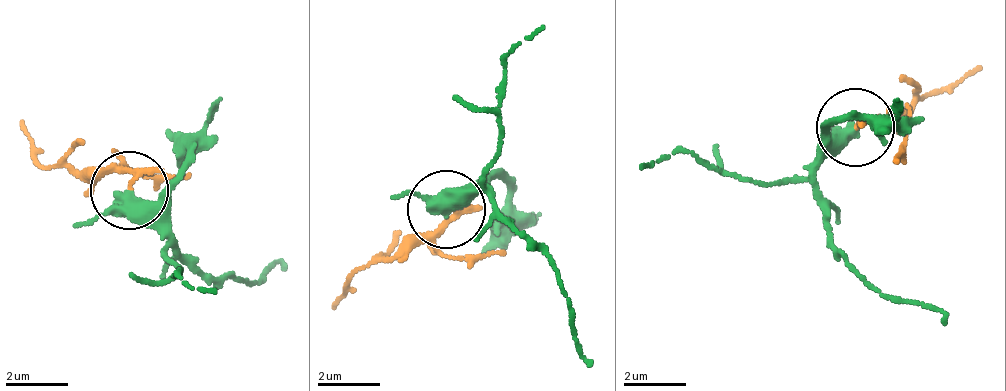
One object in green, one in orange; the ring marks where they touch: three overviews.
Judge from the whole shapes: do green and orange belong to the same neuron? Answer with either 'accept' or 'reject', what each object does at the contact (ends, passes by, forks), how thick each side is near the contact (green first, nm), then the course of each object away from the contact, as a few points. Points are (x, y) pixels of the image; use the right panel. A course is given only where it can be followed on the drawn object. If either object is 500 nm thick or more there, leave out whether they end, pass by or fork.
reject | green passes by | orange passes by | 400/120 nm | green via (853, 130), (812, 175), (826, 235), (863, 282), (947, 326) | orange via (853, 130), (983, 63)

